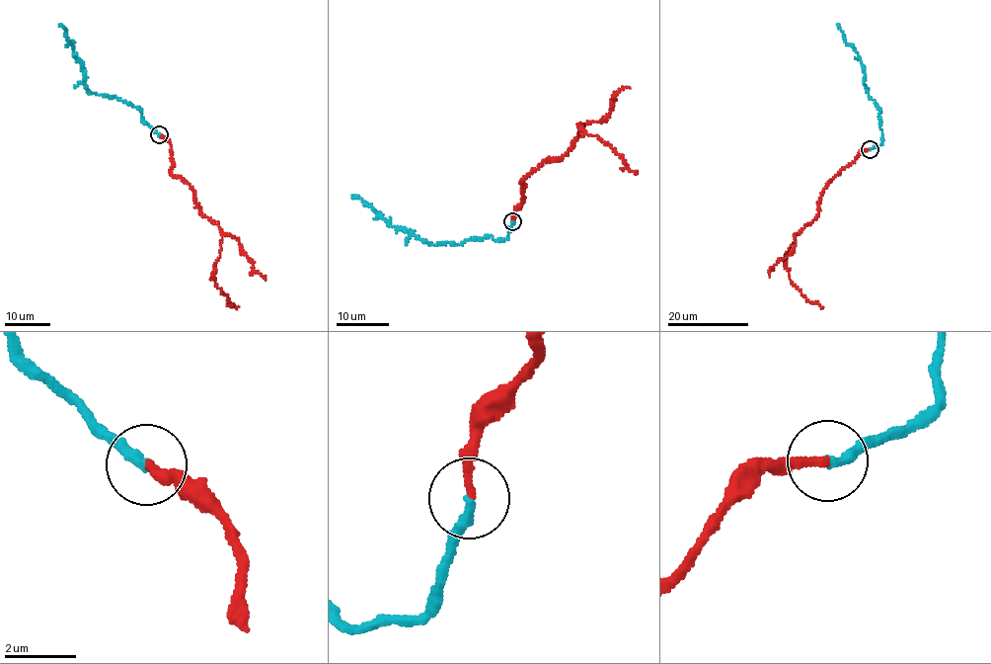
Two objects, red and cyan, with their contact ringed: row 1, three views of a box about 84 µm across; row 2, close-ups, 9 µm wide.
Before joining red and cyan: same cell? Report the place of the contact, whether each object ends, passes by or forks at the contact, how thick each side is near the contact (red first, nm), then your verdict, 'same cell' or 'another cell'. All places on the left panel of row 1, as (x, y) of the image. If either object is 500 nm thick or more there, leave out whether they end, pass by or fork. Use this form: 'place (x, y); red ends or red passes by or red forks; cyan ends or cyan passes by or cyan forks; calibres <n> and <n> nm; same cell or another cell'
place (159, 134); red ends; cyan ends; calibres 240 and 280 nm; same cell

